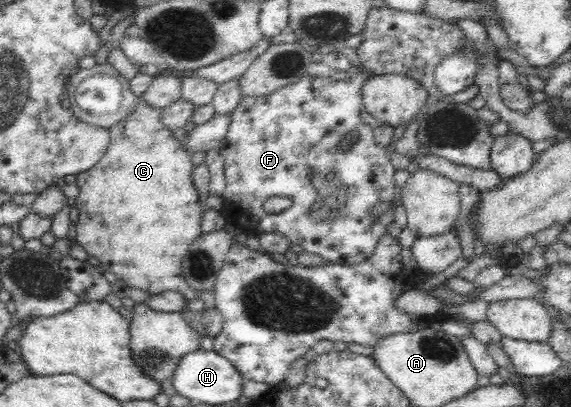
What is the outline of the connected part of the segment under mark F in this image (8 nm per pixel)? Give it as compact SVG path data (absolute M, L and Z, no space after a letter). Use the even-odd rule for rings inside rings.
M361 70L354 77L347 77L345 80L335 82L330 77L319 78L312 76L302 76L298 82L288 84L280 90L260 97L243 97L238 107L230 113L230 125L226 137L217 147L220 149L220 155L224 159L223 172L225 174L226 186L223 191L223 208L220 211L226 220L231 221L238 231L244 231L246 234L258 236L260 233L277 232L284 235L291 243L298 244L304 250L320 256L323 260L330 263L344 263L355 265L359 262L370 259L373 250L380 246L380 237L387 233L387 227L394 222L393 210L385 214L380 214L378 218L373 216L372 208L380 202L394 202L394 165L388 157L385 147L381 147L375 142L373 129L365 124L360 118L360 111L364 109L362 103L362 88L372 76L371 72ZM349 132L358 134L358 142L350 150L342 150L340 144Z

